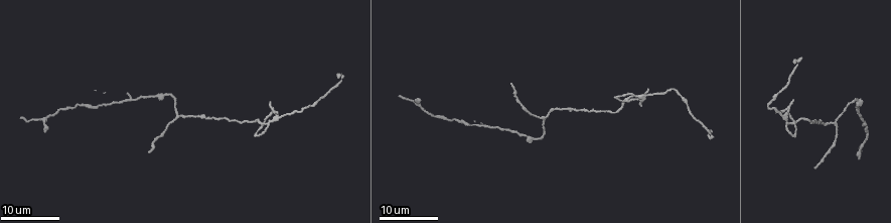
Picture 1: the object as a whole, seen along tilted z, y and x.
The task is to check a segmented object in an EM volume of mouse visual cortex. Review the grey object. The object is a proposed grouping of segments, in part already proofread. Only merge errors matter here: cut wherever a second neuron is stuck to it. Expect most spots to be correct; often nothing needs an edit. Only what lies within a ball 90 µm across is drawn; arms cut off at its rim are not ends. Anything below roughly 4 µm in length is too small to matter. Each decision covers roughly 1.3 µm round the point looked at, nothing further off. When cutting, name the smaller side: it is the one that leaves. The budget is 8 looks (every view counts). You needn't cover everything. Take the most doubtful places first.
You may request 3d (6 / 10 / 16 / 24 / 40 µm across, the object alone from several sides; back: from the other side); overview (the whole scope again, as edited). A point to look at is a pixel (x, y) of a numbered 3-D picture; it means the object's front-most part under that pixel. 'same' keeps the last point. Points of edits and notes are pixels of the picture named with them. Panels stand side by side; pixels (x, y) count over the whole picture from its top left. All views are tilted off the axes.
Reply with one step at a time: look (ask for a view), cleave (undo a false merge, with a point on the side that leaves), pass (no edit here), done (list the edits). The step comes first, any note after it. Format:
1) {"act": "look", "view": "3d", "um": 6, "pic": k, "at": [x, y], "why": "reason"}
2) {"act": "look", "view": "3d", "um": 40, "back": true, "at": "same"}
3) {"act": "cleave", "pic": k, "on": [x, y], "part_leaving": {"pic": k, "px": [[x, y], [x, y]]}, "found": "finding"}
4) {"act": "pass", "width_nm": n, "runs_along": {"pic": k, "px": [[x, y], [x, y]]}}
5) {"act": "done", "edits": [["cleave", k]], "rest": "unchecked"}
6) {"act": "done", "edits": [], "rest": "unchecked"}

{"act": "look", "view": "3d", "um": 16, "pic": 1, "at": [506, 129]}

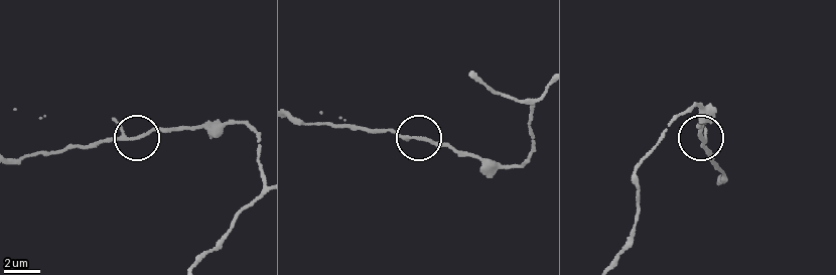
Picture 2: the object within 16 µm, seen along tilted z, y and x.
{"act": "look", "view": "3d", "um": 10, "pic": 2, "at": [137, 136], "why": "zoom in"}

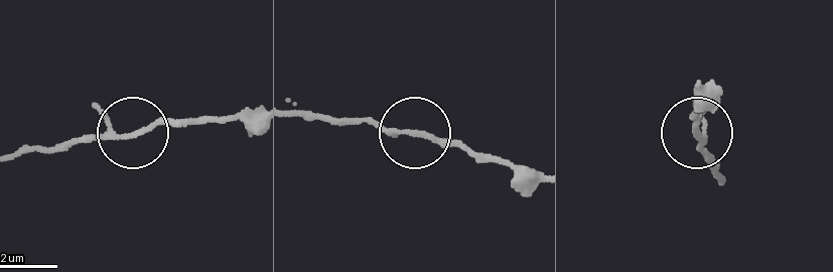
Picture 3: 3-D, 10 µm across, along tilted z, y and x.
{"act": "pass", "width_nm": 150, "runs_along": {"pic": 3, "px": [[257, 112], [169, 118], [131, 132], [60, 141]]}, "found": "all the same neuron"}

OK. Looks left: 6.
{"act": "look", "view": "3d", "um": 16, "pic": 1, "at": [836, 124], "why": "three-way junction"}

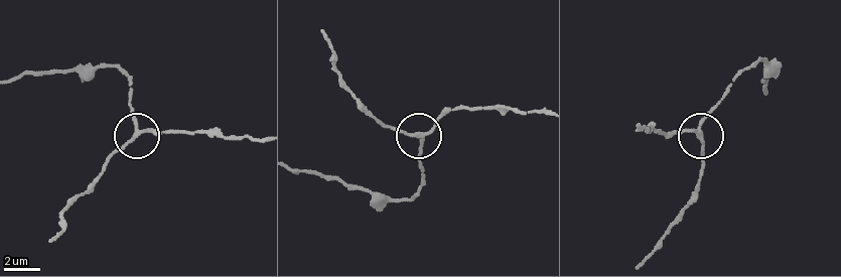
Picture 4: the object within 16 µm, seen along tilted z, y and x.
{"act": "look", "view": "3d", "um": 6, "pic": 4, "at": [422, 134]}

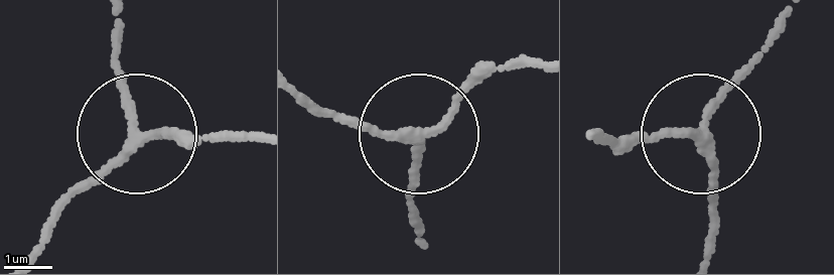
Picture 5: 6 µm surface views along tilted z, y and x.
{"act": "pass", "side_arm_um": 10, "runs_along": {"pic": 5, "px": [[516, 63], [474, 71], [414, 134], [312, 114]]}, "found": "continuous, no second neuron"}

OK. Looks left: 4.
{"act": "look", "view": "3d", "um": 16, "pic": 1, "at": [788, 122], "why": "a narrow waist"}

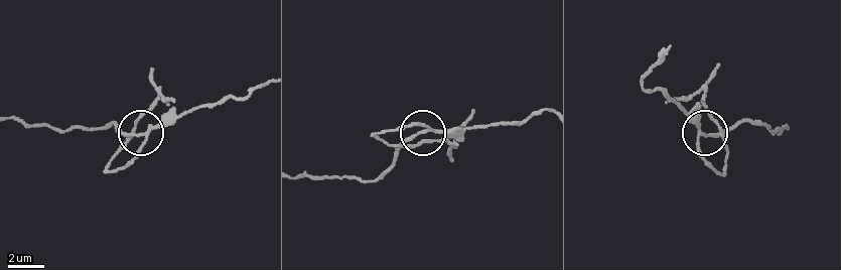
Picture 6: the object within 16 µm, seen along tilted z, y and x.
{"act": "look", "view": "3d", "um": 10, "pic": 6, "at": [417, 133]}

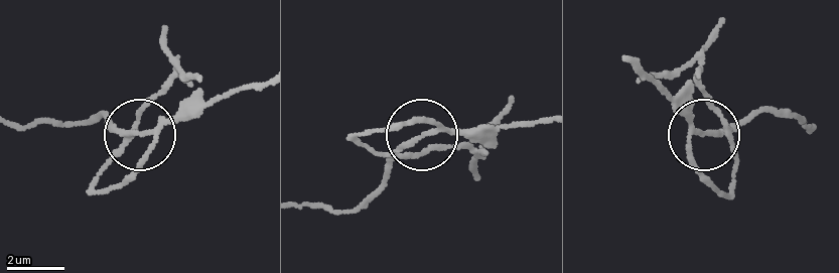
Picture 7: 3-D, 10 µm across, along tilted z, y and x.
{"act": "cleave", "pic": 7, "on": [410, 156], "width_nm": 160, "found": "a second neuron is stuck on"}

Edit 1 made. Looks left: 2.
{"act": "done", "edits": [["cleave", 7]], "rest": "unchecked"}

